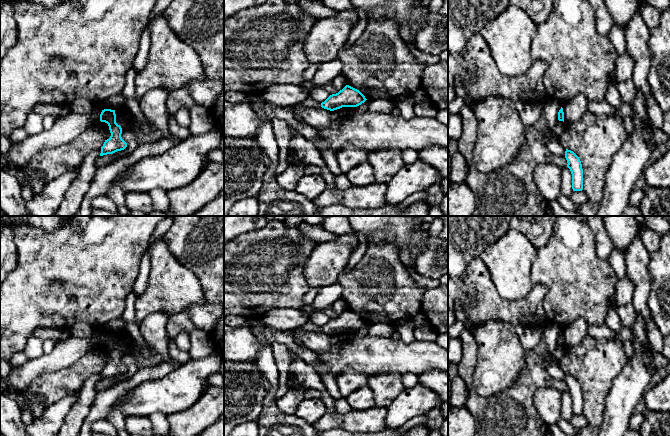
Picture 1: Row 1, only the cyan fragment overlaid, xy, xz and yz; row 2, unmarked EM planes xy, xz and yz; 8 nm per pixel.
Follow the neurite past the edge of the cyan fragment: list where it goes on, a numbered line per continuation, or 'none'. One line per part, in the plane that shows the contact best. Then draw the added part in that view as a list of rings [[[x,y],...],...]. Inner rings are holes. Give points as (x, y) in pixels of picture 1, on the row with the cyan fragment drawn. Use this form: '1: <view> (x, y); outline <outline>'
none

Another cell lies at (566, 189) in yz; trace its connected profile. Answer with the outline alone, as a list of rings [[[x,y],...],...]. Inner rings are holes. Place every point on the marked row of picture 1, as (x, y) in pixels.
[[[567,166],[562,168],[562,183],[561,183],[560,192],[562,195],[565,195],[567,197],[570,197],[571,193],[573,192],[572,174]]]

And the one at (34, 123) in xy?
[[[31,112],[26,119],[23,129],[29,136],[42,132],[44,130],[43,117],[37,113]]]

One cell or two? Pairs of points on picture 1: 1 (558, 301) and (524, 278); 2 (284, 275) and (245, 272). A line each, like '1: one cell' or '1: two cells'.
1: two cells
2: one cell

